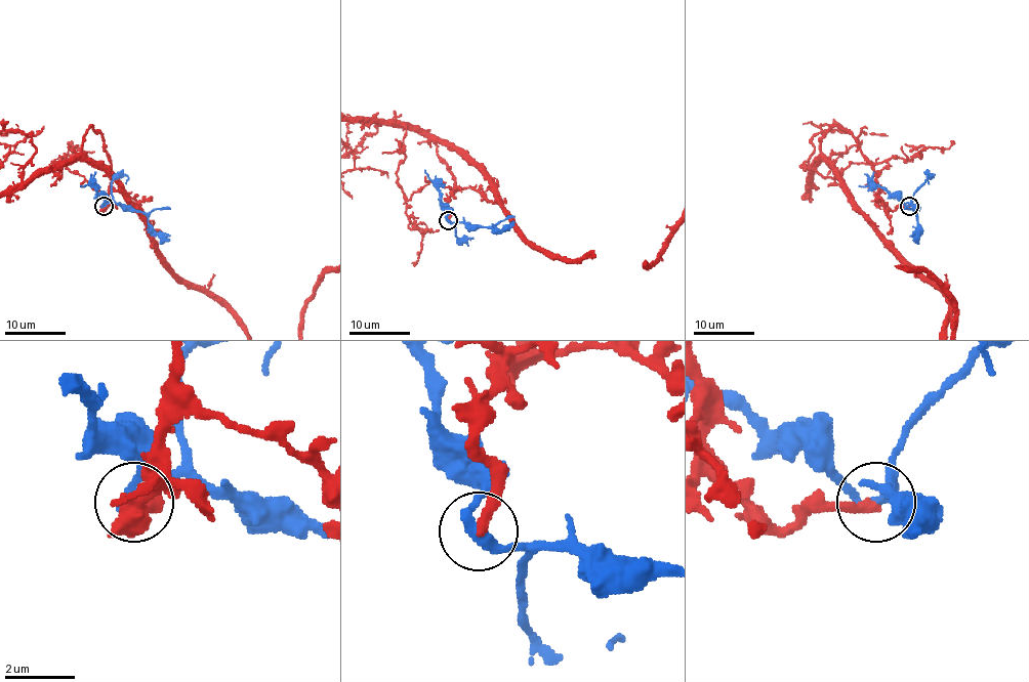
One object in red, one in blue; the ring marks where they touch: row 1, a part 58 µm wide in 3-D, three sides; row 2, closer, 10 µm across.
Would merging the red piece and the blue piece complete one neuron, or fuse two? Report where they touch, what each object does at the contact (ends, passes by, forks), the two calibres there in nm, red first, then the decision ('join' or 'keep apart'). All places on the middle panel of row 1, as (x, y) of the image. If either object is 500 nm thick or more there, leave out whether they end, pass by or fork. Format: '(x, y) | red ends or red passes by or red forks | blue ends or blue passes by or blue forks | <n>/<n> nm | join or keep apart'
(448, 220) | red ends | blue passes by | 280/280 nm | keep apart

